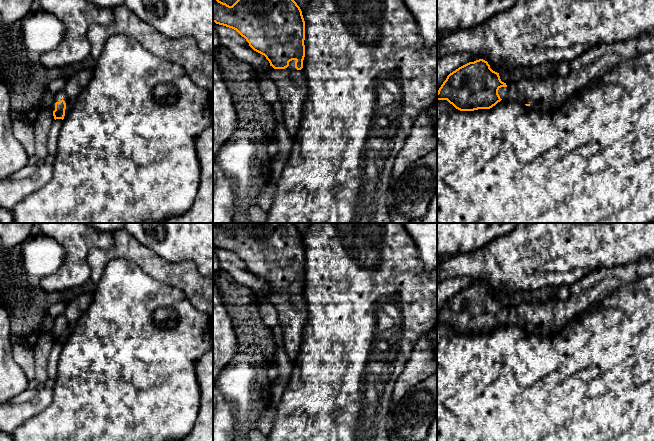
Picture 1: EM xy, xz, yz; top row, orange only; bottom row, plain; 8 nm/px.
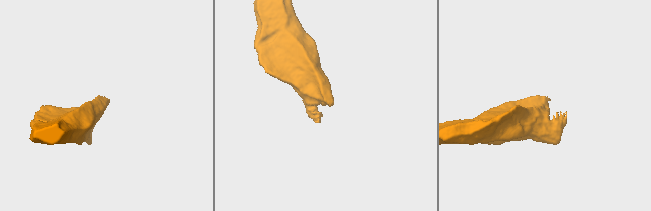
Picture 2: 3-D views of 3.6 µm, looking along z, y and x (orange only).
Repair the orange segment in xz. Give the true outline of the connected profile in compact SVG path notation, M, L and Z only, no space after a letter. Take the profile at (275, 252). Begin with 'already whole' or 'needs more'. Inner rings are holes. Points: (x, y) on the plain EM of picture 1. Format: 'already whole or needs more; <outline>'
needs more; M213 223L213 246L236 254L246 263L249 270L264 279L274 293L268 297L278 312L278 324L283 327L285 352L293 362L300 350L302 331L307 321L308 311L303 295L305 281L305 245L302 235L293 223L238 223L232 230Z

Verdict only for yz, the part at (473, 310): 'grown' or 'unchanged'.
grown

